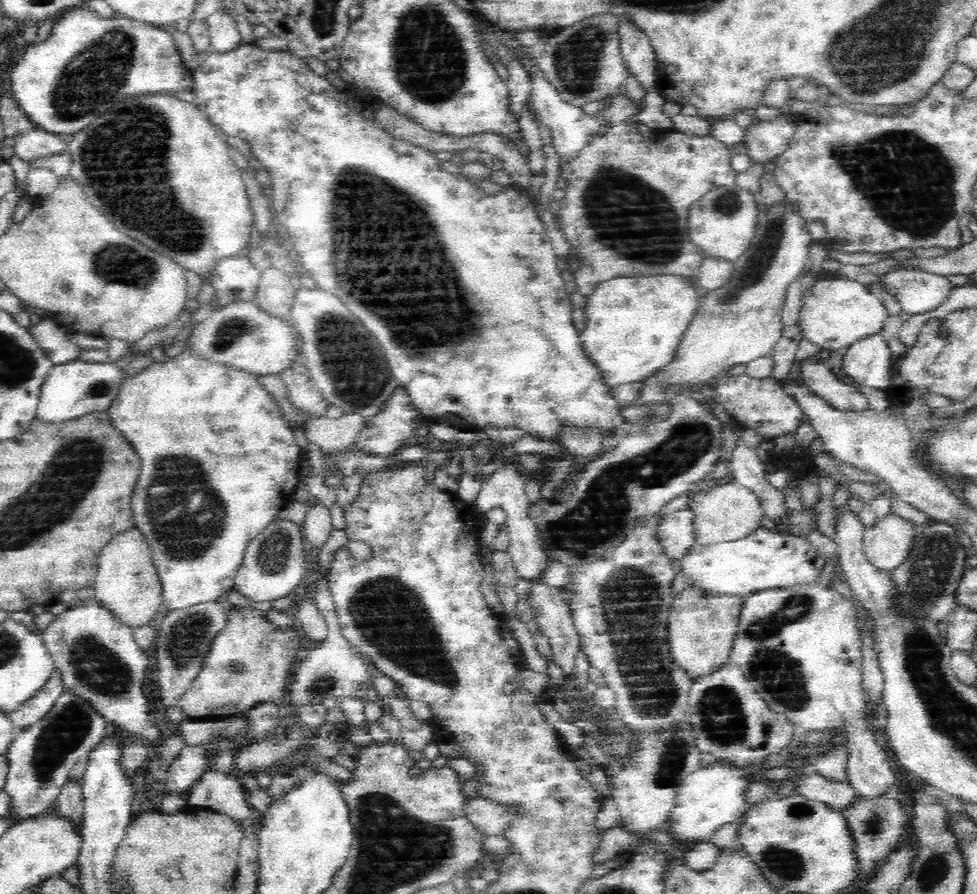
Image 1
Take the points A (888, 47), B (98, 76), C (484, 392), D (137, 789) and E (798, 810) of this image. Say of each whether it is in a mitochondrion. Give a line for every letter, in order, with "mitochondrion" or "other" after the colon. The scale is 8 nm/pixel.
A: mitochondrion
B: mitochondrion
C: other
D: other
E: mitochondrion

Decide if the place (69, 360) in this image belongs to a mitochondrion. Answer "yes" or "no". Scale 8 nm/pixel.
no

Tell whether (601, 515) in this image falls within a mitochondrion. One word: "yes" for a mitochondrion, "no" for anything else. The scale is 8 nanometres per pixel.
yes

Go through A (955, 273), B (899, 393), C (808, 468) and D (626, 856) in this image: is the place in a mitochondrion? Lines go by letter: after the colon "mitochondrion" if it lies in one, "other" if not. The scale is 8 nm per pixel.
A: other
B: other
C: other
D: other

